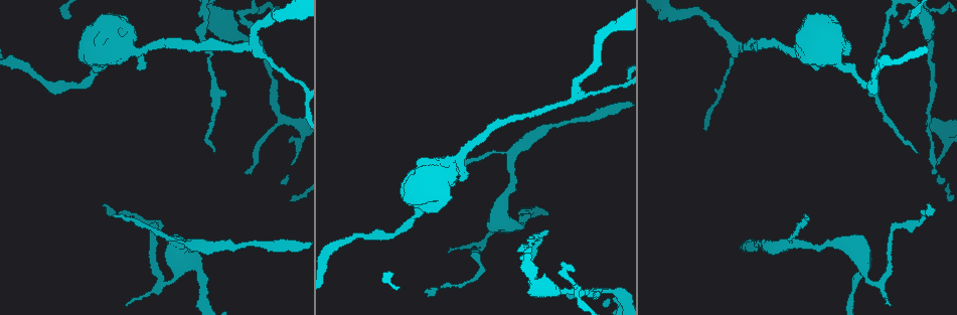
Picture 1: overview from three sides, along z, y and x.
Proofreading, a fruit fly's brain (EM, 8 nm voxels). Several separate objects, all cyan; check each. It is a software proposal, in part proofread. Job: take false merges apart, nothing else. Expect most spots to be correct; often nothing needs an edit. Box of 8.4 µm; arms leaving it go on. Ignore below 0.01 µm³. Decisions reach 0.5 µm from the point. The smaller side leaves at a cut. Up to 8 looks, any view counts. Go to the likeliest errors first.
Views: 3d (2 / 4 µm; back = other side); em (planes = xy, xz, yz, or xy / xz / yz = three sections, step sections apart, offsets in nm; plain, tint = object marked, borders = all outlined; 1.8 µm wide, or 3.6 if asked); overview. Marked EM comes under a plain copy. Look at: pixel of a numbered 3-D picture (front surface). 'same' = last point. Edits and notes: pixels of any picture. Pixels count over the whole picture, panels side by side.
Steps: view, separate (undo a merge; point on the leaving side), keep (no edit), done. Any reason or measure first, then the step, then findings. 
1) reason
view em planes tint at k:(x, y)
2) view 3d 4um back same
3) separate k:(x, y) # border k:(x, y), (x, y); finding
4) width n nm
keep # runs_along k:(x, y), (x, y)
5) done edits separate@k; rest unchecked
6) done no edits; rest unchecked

three-way junction
view em xz step 4 tint at 1:(574, 98)

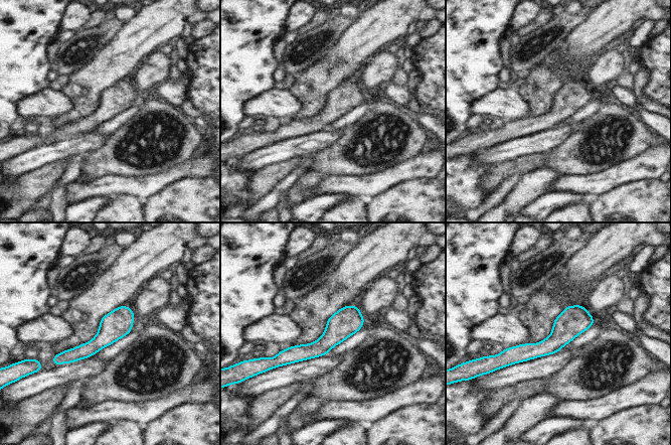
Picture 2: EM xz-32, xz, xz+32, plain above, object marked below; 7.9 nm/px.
keep # runs_along 2:(591, 319), (503, 358); one neuron here

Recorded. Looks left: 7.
view em planes tint at 1:(281, 120)

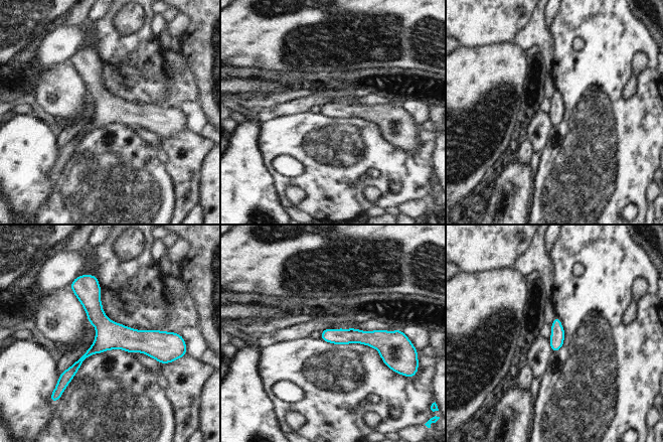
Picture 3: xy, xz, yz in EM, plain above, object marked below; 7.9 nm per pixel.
keep # one neuron here

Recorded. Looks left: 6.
three arms meet
view em 3.6um xy step 8 tint at 1:(187, 246)

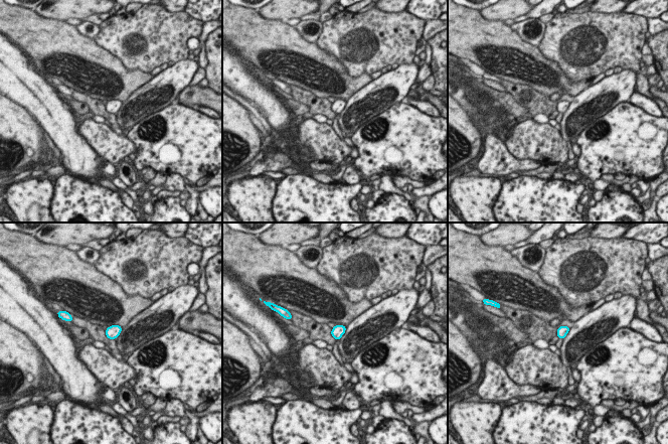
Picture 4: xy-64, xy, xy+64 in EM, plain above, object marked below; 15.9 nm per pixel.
width 160 nm
keep # all the same neuron

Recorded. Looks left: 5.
done no edits; rest unchecked

